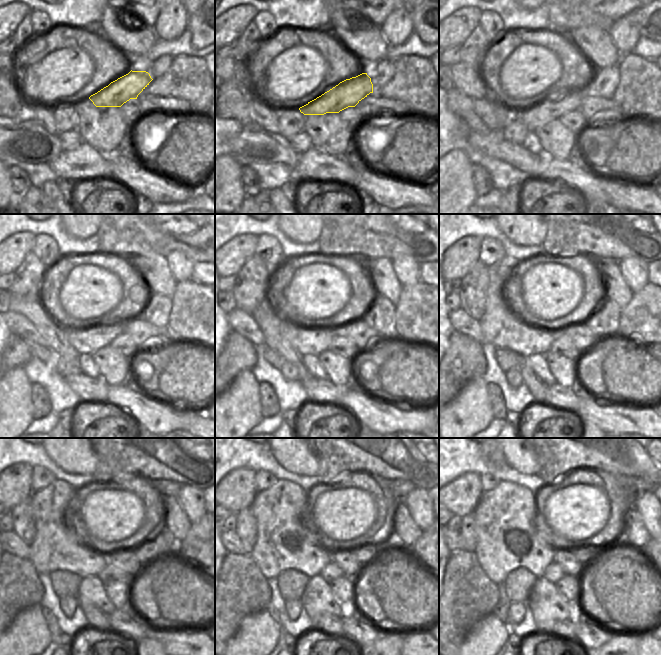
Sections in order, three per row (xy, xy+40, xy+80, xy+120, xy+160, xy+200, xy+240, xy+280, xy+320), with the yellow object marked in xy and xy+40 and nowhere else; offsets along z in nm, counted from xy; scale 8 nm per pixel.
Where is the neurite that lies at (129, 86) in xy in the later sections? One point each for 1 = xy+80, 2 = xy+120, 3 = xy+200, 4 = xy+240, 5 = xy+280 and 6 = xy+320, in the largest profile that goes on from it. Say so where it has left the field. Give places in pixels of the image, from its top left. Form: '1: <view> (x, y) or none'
1: xy+80 (548, 109)
2: xy+120 (86, 340)
3: xy+200 (525, 337)
4: xy+240 (72, 550)
5: xy+280 (277, 510)
6: xy+320 (508, 511)

